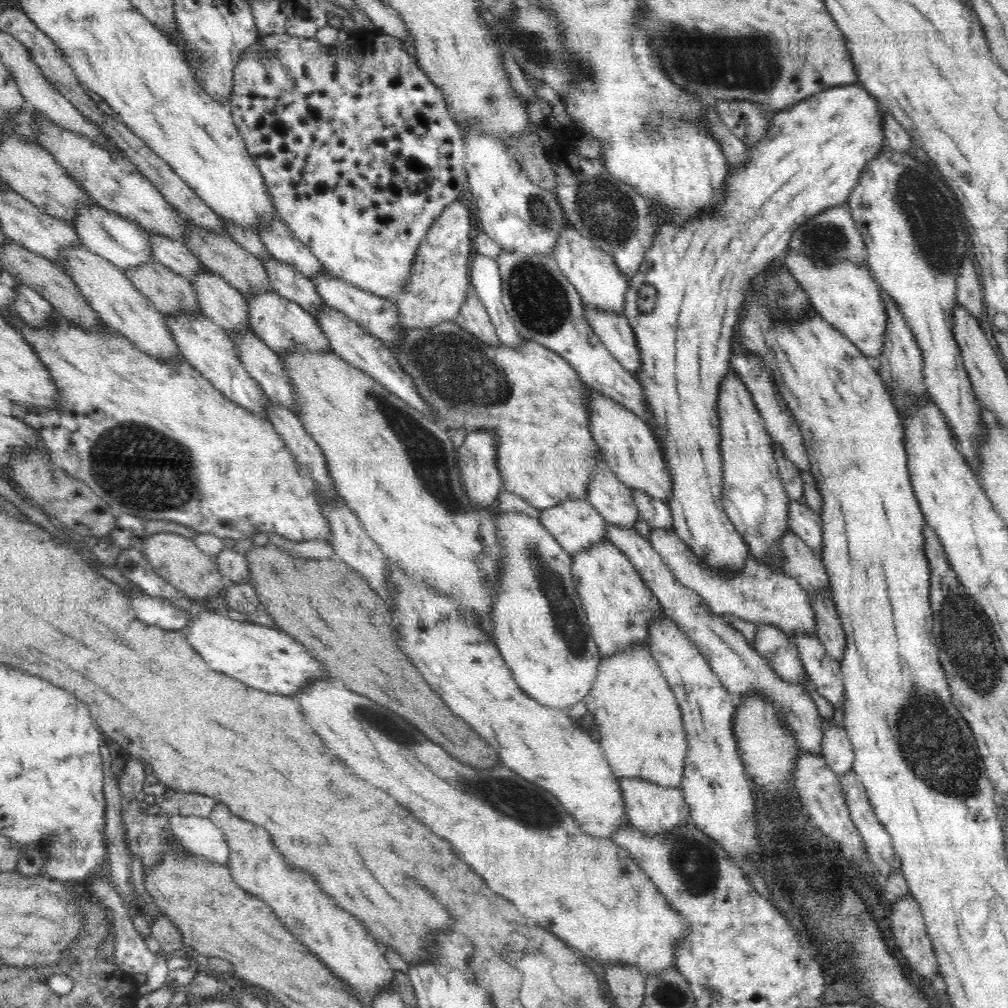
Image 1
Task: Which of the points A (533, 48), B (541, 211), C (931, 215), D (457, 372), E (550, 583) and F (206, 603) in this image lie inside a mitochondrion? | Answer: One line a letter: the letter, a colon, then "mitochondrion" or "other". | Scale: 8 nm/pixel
A: mitochondrion
B: mitochondrion
C: mitochondrion
D: mitochondrion
E: mitochondrion
F: other

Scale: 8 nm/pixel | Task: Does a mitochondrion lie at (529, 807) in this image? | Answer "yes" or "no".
yes

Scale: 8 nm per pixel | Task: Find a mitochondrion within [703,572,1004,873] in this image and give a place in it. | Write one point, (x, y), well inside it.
(933, 745)

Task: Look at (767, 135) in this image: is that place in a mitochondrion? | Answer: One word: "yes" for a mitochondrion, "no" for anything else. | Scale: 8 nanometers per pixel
no

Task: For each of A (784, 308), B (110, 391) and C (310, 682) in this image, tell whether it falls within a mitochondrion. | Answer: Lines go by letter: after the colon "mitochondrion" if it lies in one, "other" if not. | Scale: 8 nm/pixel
A: mitochondrion
B: other
C: other

